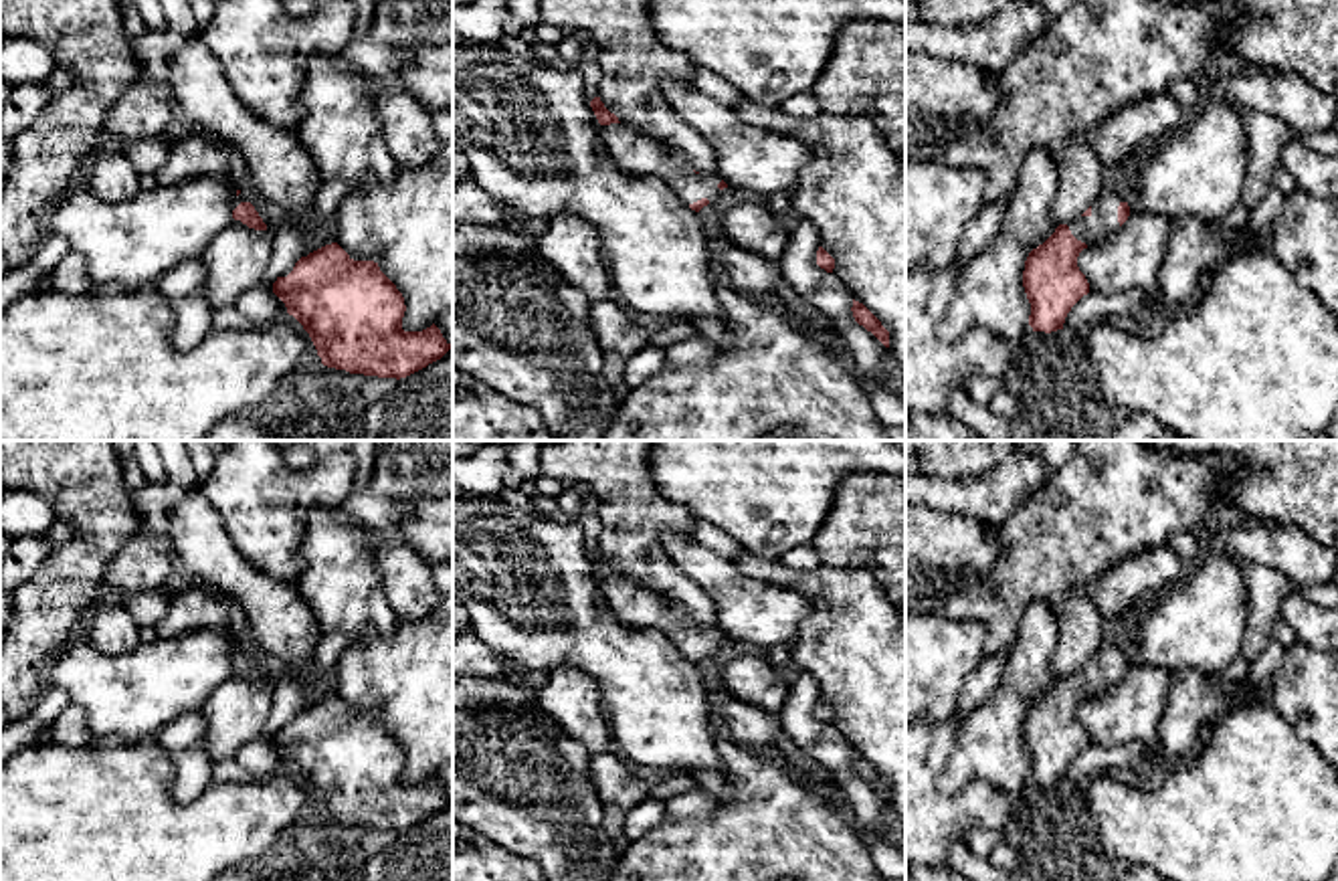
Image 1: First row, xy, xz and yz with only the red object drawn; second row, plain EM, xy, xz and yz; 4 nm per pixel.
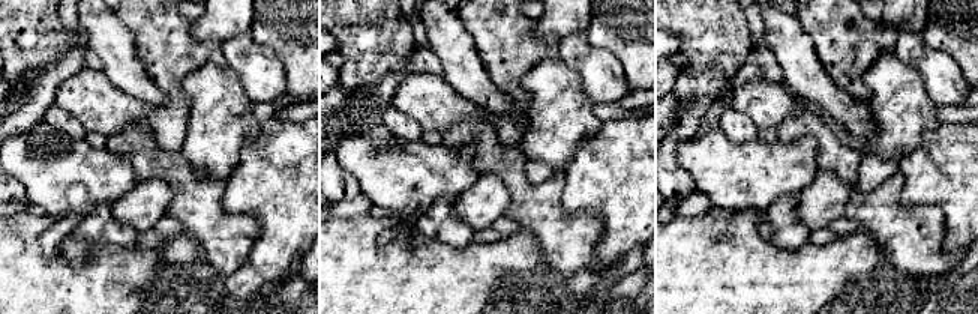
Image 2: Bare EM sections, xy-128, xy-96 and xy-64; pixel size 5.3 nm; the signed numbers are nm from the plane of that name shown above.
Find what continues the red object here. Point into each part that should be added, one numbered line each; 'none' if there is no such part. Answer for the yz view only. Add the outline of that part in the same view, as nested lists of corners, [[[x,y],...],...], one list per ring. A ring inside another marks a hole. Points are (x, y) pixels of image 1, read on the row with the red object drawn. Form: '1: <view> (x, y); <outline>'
1: yz (1102, 223); [[[1102,188],[1091,206],[1091,214],[1079,216],[1067,224],[1071,234],[1087,247],[1106,240],[1110,234],[1120,230],[1118,206],[1122,202],[1124,198],[1118,192]]]

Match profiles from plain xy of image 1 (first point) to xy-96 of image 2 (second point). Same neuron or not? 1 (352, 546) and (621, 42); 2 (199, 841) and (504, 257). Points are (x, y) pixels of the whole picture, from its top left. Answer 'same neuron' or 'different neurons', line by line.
1: different neurons
2: same neuron

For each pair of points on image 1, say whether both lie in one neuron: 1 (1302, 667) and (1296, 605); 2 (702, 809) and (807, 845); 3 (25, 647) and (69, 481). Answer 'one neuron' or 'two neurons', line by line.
1: two neurons
2: two neurons
3: one neuron

